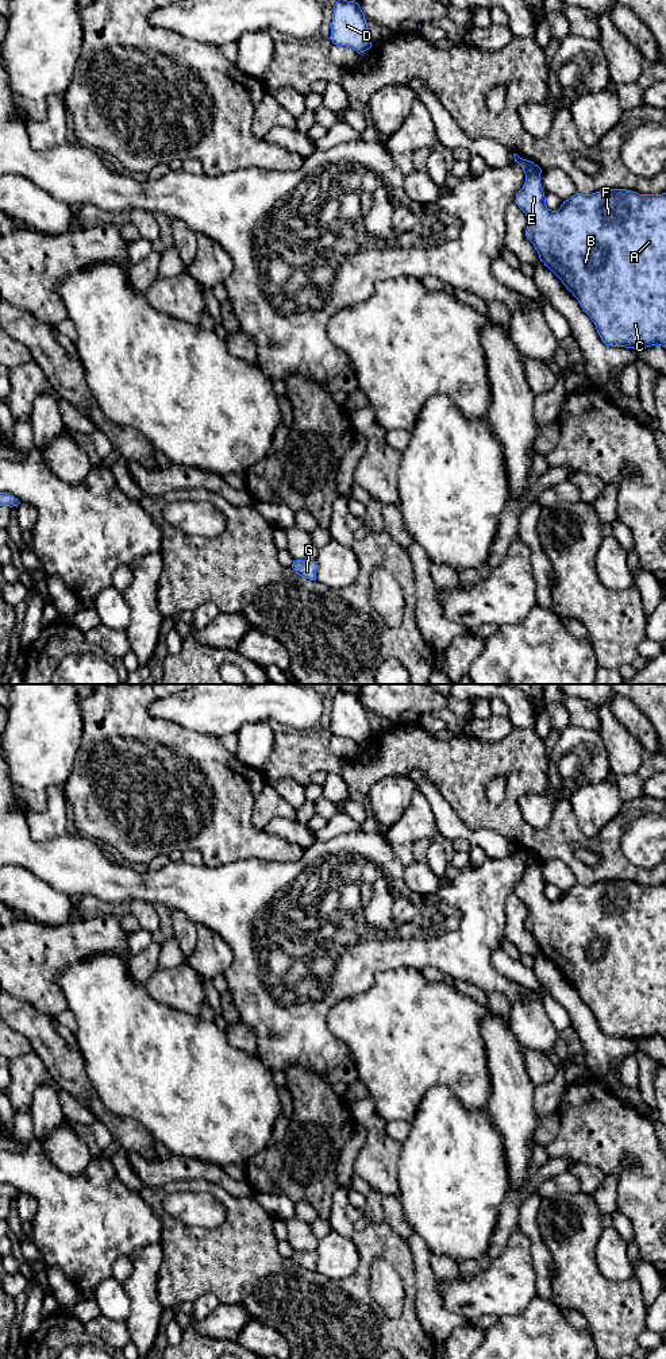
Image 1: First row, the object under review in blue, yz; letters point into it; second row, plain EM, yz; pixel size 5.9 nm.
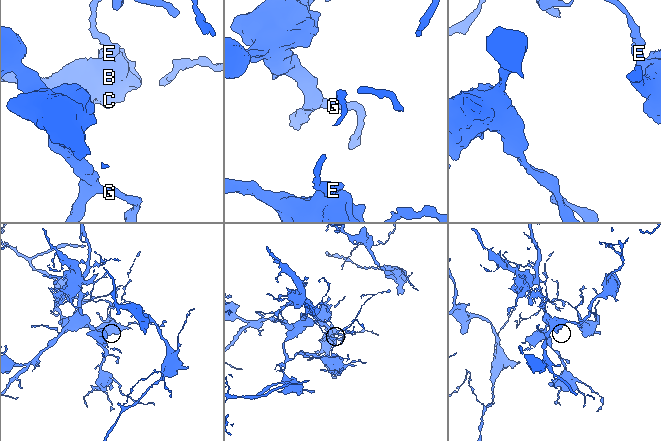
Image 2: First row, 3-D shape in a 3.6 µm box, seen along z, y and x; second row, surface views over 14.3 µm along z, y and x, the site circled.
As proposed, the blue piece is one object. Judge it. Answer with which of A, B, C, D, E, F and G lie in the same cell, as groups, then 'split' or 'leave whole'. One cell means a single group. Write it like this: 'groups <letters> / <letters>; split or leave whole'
groups A B C E F G / D; split

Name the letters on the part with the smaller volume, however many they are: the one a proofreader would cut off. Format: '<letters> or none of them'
D

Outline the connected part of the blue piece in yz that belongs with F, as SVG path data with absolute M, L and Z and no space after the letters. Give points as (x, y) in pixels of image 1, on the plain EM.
M540 864L526 865L515 893L528 908L527 930L544 954L578 991L605 1036L666 1039L666 884L639 885L627 880L575 884L558 902L546 896Z

